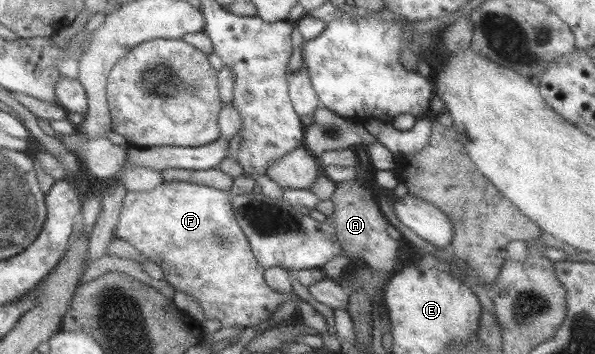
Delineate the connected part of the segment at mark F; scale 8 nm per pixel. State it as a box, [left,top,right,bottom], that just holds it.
[116,181,295,332]

